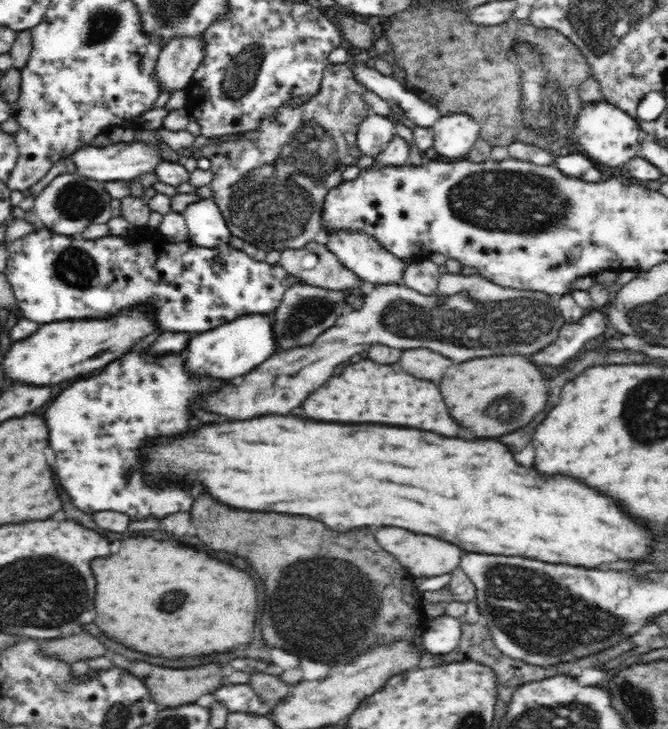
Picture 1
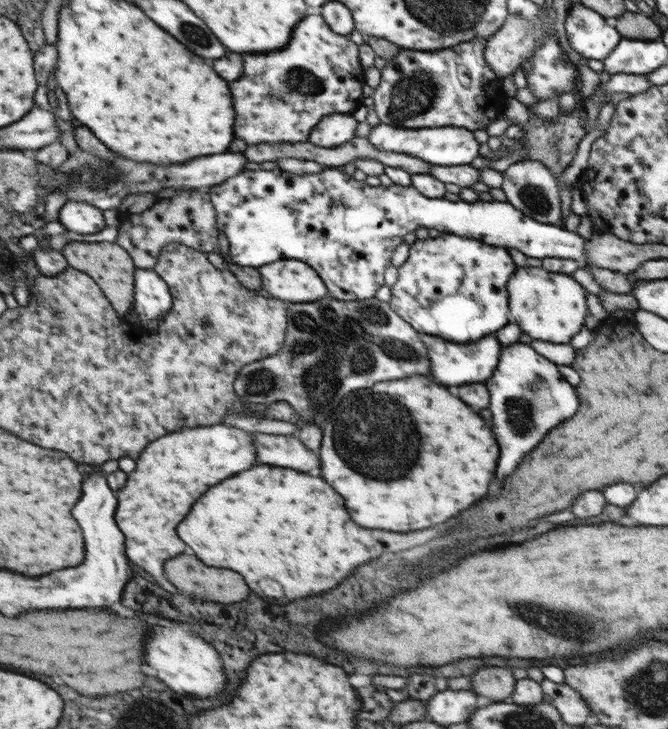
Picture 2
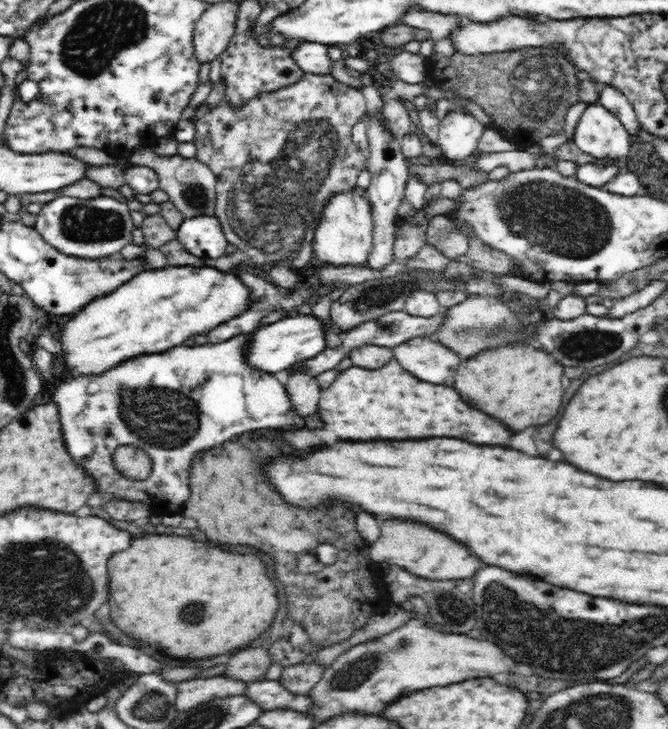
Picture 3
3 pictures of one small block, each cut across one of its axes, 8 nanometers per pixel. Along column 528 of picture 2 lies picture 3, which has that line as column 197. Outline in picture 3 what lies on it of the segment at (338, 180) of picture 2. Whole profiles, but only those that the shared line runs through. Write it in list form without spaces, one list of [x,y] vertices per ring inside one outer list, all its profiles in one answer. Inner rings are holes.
[[[216,216],[185,218],[176,231],[176,239],[190,254],[214,260],[226,254],[226,245],[229,243]]]

